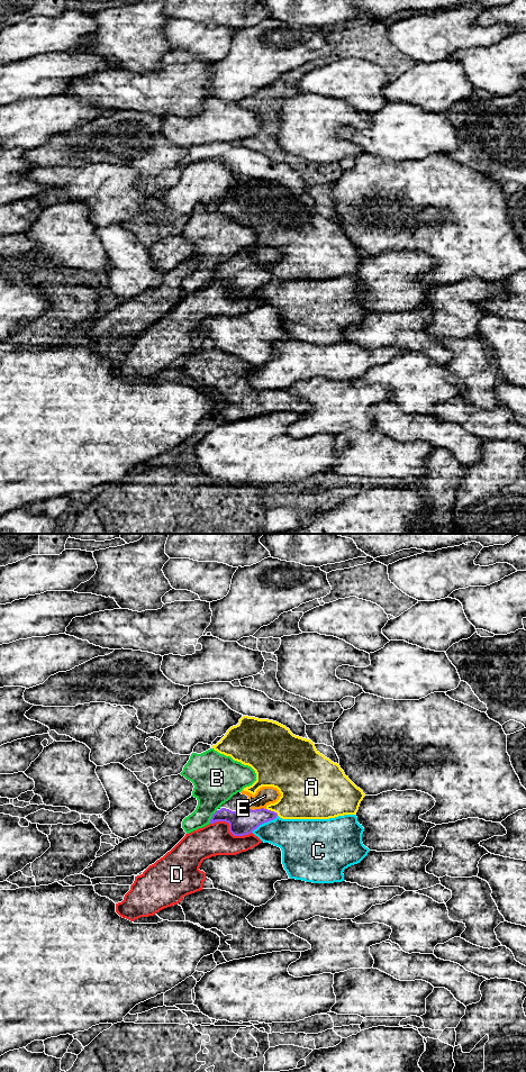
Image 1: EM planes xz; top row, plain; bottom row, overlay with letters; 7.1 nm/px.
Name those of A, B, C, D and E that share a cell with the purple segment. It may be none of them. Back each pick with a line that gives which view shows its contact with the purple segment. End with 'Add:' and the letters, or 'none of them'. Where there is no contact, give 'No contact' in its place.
E: Touches purple in xz
Add: E

